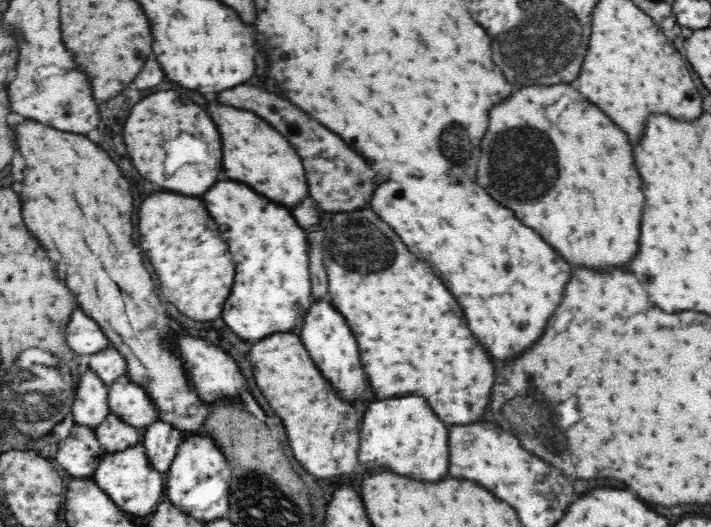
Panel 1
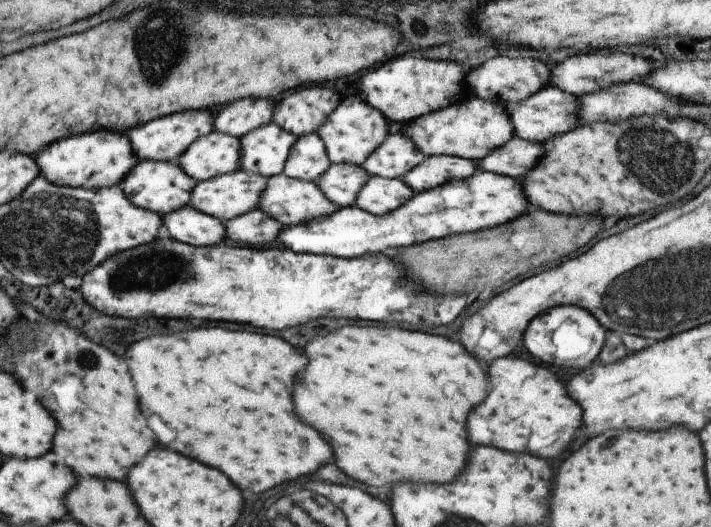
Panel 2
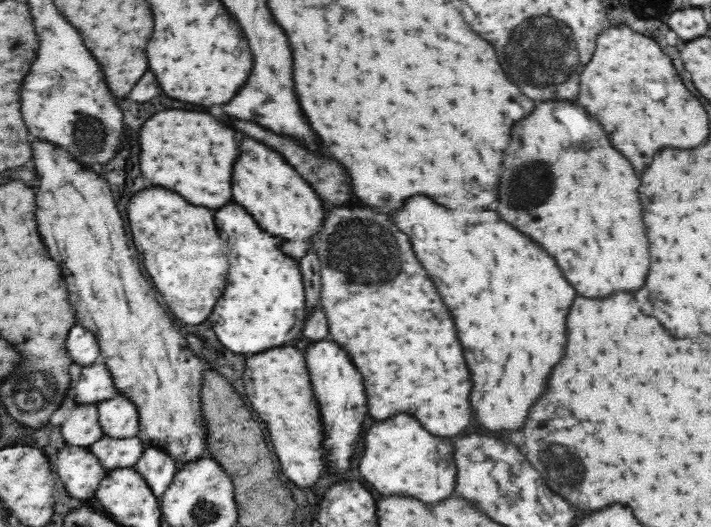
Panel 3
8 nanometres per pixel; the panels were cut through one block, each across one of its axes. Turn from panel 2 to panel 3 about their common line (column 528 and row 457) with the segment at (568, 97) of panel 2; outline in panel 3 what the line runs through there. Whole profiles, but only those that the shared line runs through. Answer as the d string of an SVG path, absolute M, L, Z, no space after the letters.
M104 436L102 440L98 440L88 448L98 457L104 471L108 472L124 467L134 467L146 446L137 437L112 440Z

